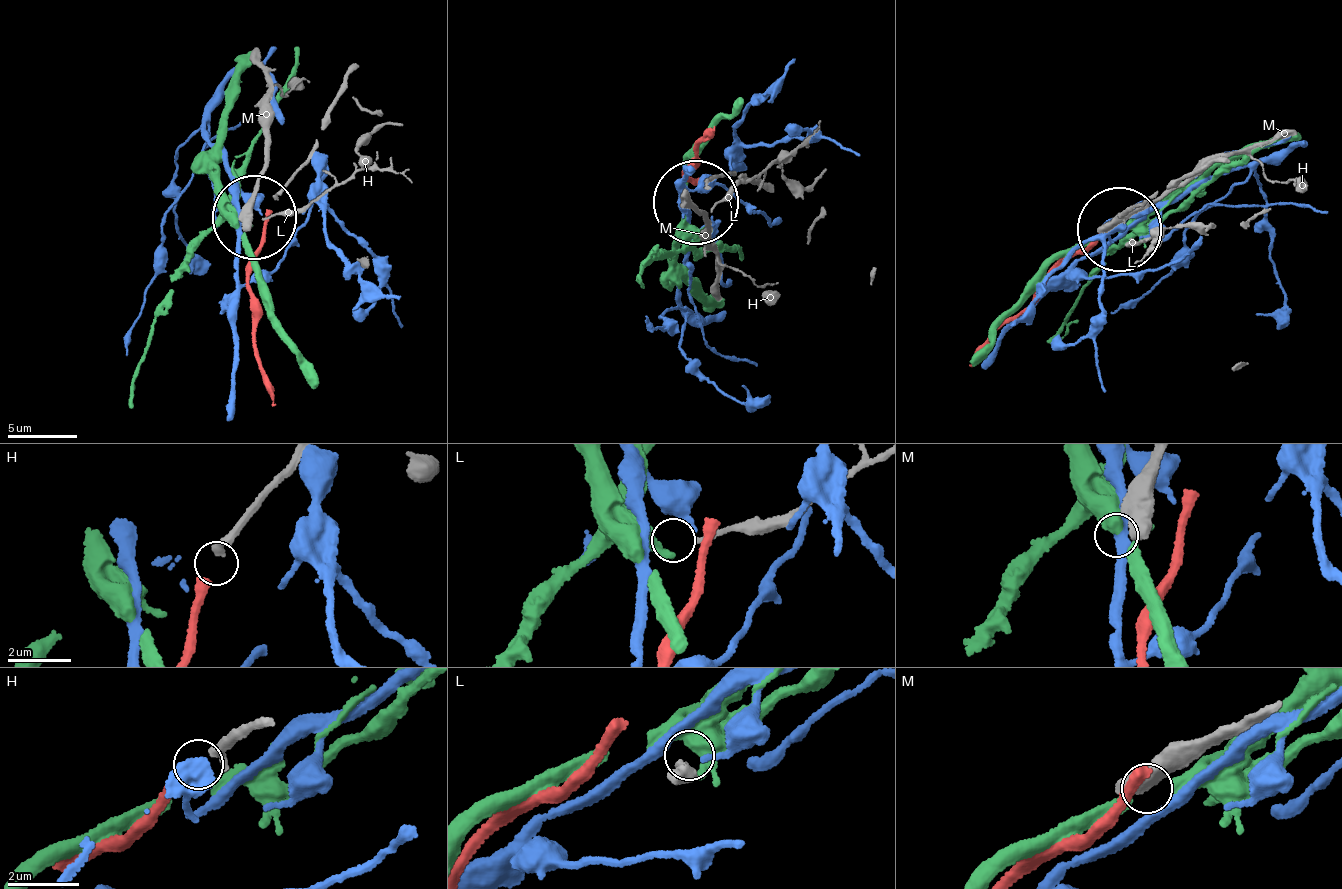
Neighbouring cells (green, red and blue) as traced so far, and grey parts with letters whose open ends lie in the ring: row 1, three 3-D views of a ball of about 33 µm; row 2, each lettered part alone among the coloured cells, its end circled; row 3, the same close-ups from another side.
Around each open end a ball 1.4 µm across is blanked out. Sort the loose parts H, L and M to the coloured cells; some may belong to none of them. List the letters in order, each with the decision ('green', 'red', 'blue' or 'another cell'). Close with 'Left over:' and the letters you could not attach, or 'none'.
H: red
L: another cell
M: another cell
Left over: L, M

